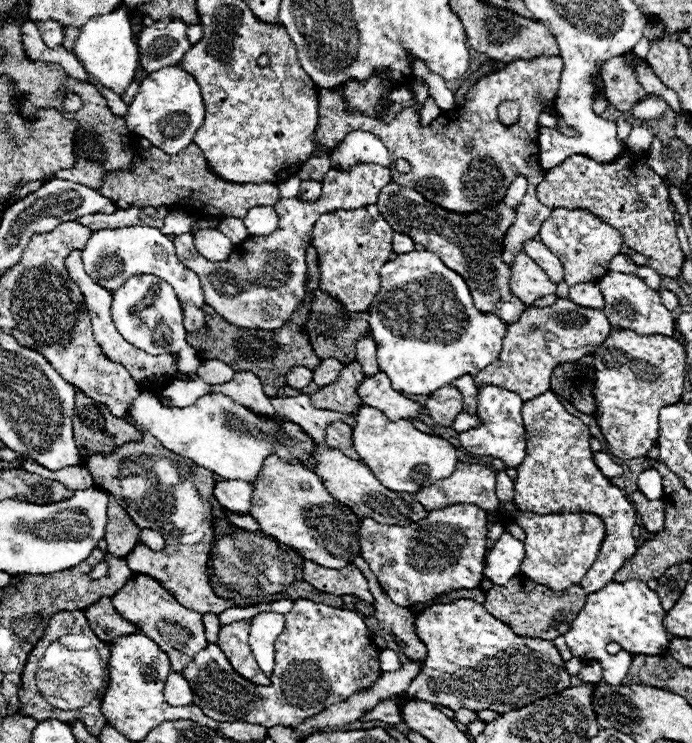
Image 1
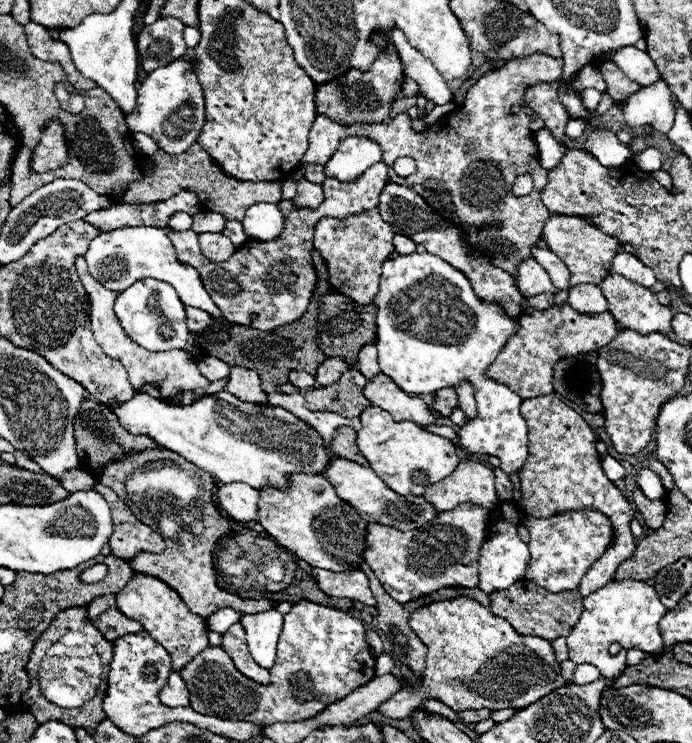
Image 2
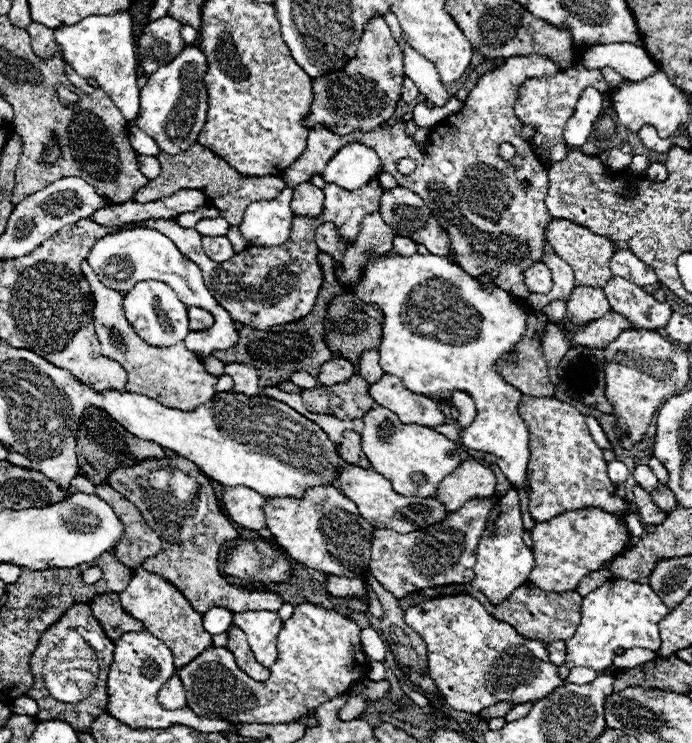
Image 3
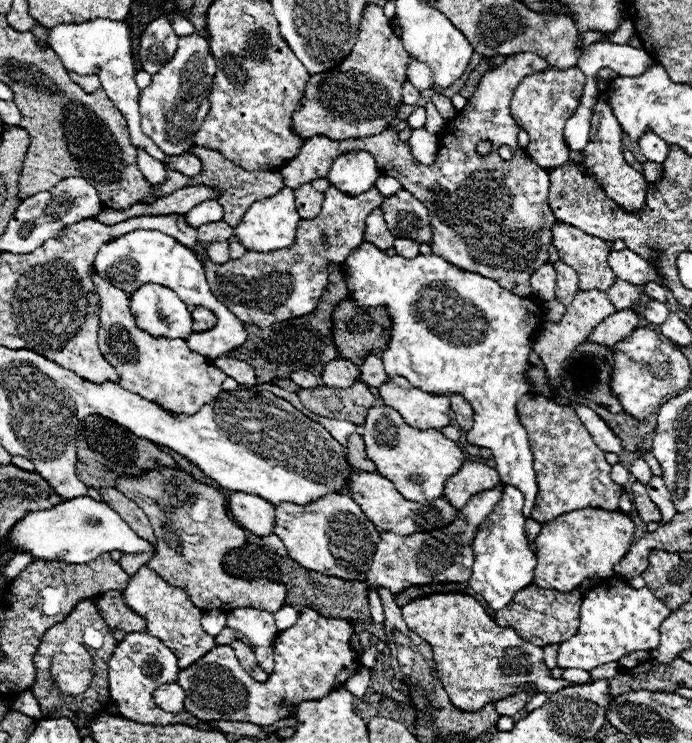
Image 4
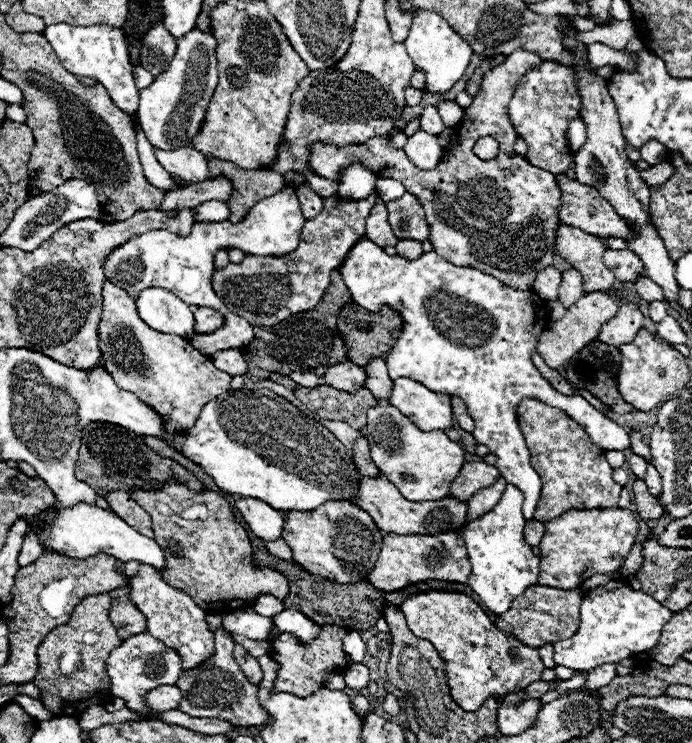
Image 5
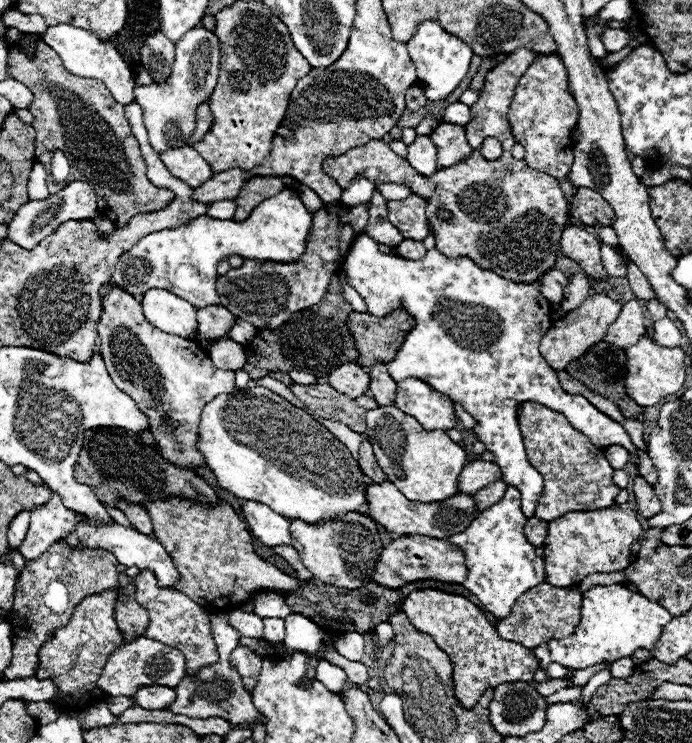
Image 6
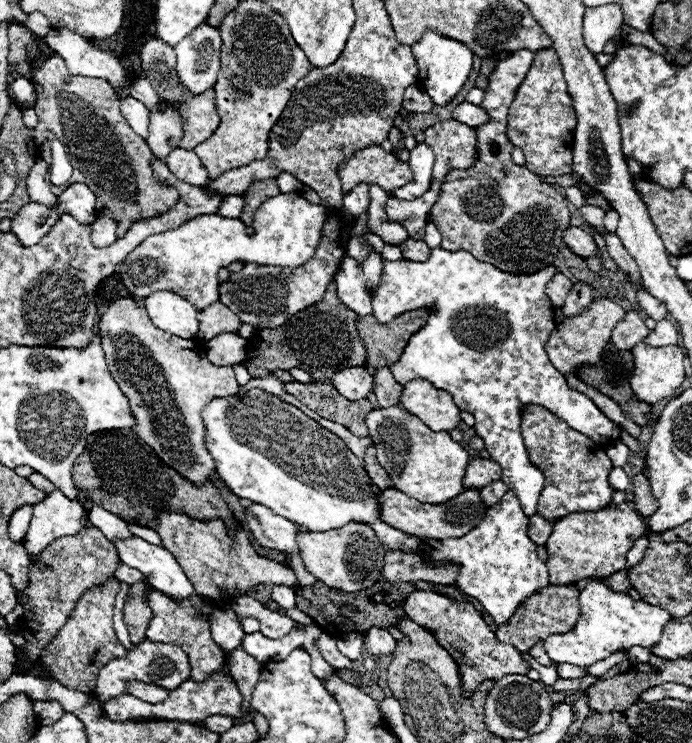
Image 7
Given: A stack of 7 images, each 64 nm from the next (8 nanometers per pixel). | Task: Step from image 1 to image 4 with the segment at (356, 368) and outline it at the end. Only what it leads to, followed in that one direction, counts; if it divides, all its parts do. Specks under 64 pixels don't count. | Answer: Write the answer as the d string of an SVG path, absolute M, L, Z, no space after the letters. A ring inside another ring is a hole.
M362 380L354 382L350 388L302 388L298 396L310 412L318 416L334 416L336 420L354 420L354 424L364 424L366 412L376 406L376 396L372 396Z

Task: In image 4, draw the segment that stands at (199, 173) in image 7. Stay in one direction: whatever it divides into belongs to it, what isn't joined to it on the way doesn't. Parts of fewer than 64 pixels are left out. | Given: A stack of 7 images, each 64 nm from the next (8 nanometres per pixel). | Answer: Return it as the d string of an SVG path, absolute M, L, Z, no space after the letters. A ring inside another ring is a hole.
M88 20L82 24L58 24L50 28L50 46L60 56L62 64L80 74L96 74L100 78L102 88L110 96L112 104L122 112L122 116L128 122L130 140L136 148L144 148L152 158L164 162L168 156L142 132L140 128L140 112L138 112L138 96L140 88L134 82L136 68L134 68L134 56L132 56L132 40L130 40L130 28L124 20ZM180 154L180 156L170 156L170 166L186 176L196 176L202 168L200 168L200 160L196 160L194 156L188 154Z

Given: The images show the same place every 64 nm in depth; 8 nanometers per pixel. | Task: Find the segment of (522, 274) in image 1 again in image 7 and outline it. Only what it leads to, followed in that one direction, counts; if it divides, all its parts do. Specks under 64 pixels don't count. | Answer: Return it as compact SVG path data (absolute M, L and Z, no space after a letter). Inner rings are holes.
M558 272L558 274L554 274L552 280L546 284L546 294L548 294L550 302L552 302L556 308L560 308L560 306L564 304L564 300L566 300L566 292L568 292L570 288L572 288L572 280L570 280L568 276L564 276L562 272Z

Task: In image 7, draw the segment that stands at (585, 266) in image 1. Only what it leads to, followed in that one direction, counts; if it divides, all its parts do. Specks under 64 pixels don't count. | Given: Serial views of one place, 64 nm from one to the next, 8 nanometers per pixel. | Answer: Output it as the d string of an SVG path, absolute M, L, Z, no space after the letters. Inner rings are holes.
M566 228L564 232L564 244L580 258L586 260L590 272L600 272L602 268L602 262L600 262L600 256L596 254L598 246L594 242L594 236L588 234L586 230L582 228Z

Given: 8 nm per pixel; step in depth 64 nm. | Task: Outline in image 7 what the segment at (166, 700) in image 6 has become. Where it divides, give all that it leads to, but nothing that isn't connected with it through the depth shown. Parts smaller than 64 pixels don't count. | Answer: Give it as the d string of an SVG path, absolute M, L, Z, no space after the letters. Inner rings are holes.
M128 682L128 692L148 704L160 704L170 696L166 688L154 686L154 684L144 684L144 682Z

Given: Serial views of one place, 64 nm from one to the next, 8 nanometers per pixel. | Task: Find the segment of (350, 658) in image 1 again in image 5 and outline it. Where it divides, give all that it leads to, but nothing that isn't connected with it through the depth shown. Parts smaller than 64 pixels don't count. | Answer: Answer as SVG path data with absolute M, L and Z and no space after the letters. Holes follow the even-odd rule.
M328 624L328 626L322 626L320 630L320 636L312 642L298 642L290 632L284 632L278 640L272 642L271 648L273 653L271 656L276 662L278 662L278 676L274 680L274 686L272 686L272 692L288 692L288 694L294 694L294 696L300 696L300 698L306 698L314 692L318 692L320 686L326 684L326 678L330 672L344 672L350 662L346 658L346 652L342 648L342 638L346 636L346 628L342 626L336 626L336 624ZM226 630L216 632L216 652L194 670L184 670L178 680L182 688L180 710L194 718L220 718L234 726L264 726L272 718L258 702L258 684L248 682L244 672L234 660L234 640Z

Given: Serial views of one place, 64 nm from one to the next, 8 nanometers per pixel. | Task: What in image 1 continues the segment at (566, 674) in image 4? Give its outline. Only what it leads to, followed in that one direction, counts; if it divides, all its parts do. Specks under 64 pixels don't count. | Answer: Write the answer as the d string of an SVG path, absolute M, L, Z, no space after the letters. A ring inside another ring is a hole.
M588 662L582 672L580 672L580 680L582 682L602 682L602 664L600 662Z

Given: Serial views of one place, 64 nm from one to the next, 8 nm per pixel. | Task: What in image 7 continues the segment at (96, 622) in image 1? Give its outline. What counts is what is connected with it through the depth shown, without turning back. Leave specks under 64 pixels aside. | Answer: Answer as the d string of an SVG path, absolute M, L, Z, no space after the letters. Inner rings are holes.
M142 582L132 584L128 592L128 602L124 604L124 610L122 610L124 624L130 632L132 644L140 644L146 638L144 632L152 620L152 612L144 602L144 594L146 594L146 588Z

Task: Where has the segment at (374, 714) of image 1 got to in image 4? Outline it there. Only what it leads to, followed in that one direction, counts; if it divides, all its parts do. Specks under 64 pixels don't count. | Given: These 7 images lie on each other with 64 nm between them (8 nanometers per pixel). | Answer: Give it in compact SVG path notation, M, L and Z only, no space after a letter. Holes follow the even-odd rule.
M432 594L402 606L402 612L408 628L430 644L436 676L448 692L452 706L462 712L476 712L490 702L532 688L540 694L554 694L560 688L570 686L570 682L550 674L542 646L522 640L512 628L498 626L472 596Z

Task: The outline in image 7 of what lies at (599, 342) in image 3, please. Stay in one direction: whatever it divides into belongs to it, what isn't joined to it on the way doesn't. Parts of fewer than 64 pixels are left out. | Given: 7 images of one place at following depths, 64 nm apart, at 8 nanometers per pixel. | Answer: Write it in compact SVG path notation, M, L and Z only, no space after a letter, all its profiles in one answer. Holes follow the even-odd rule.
M628 310L626 316L614 326L612 336L610 336L610 342L616 348L630 350L636 344L640 344L648 334L650 334L650 330L646 328L646 324L642 320L640 310Z

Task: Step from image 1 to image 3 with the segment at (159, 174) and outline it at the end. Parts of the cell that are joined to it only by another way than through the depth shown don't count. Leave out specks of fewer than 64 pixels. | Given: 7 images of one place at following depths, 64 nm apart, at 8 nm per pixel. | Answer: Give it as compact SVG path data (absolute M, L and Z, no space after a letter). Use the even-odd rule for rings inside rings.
M192 144L186 152L182 152L178 156L170 156L170 154L160 152L156 158L160 162L160 176L154 180L148 180L148 184L134 194L134 198L132 198L134 202L154 202L158 198L168 198L182 188L194 188L194 190L206 192L206 202L216 206L220 210L220 216L228 224L238 226L242 222L244 210L252 202L274 200L286 188L282 178L274 178L274 176L246 178L246 176L236 174L234 168L230 168L222 158L218 158L216 154L212 154L208 148L204 148L200 144Z

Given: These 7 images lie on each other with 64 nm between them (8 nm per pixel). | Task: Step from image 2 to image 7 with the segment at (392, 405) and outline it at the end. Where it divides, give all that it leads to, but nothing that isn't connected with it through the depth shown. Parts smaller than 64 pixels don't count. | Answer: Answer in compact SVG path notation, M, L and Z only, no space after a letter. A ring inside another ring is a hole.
M420 378L404 384L398 406L406 412L414 412L414 416L418 416L428 428L434 430L448 432L460 424L460 410L452 396Z

